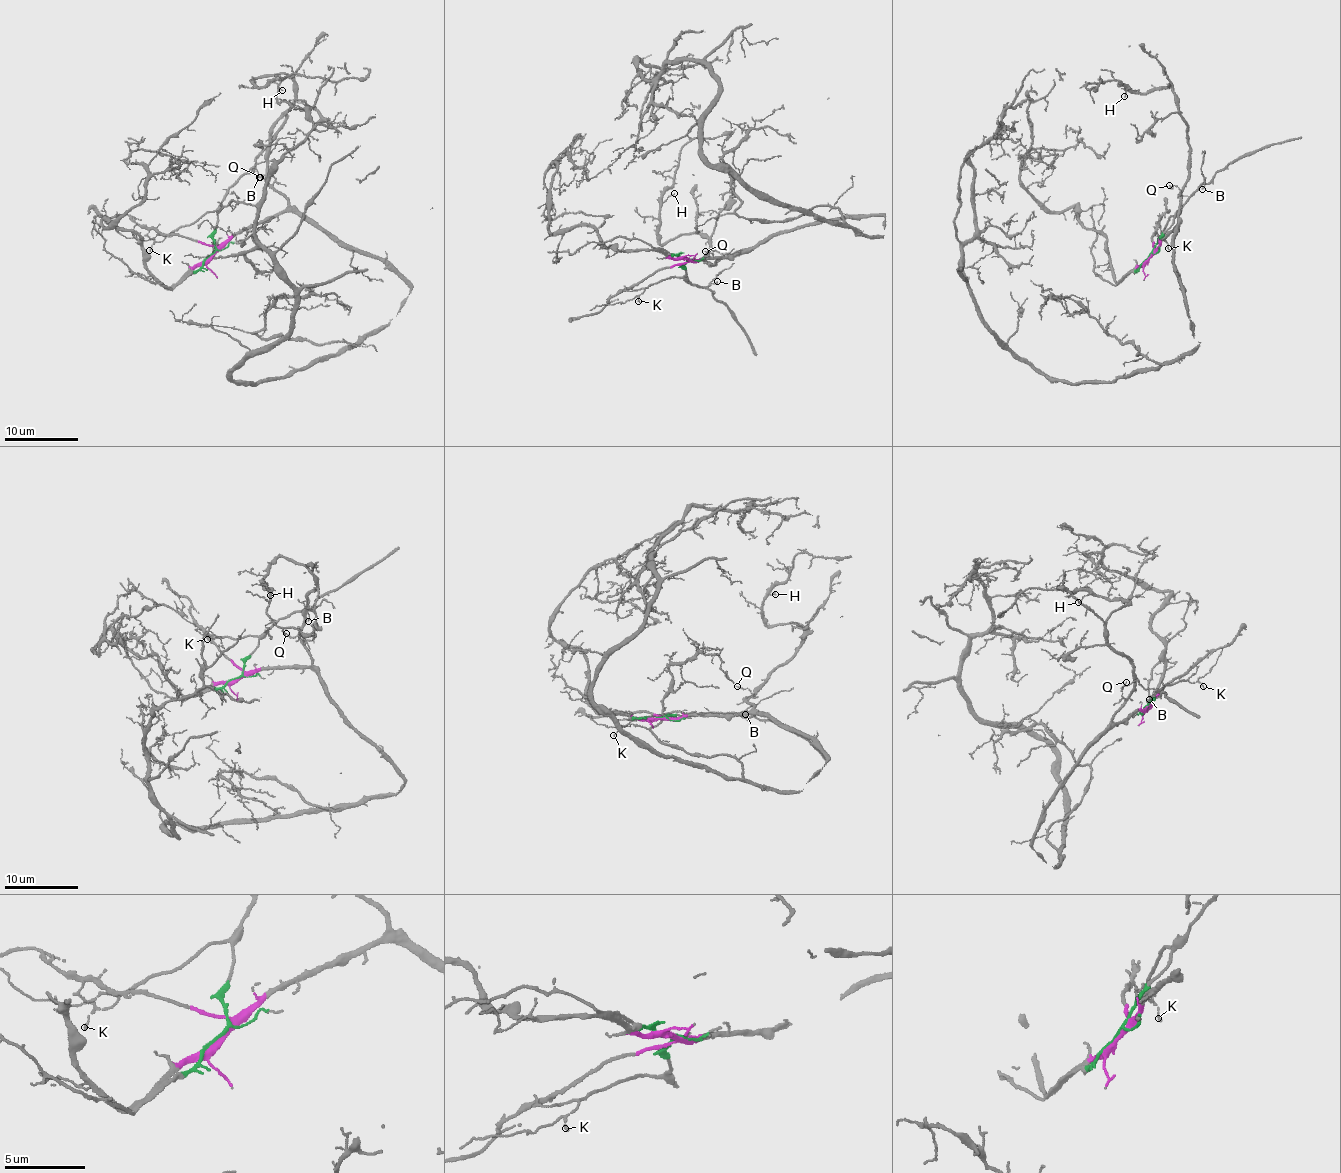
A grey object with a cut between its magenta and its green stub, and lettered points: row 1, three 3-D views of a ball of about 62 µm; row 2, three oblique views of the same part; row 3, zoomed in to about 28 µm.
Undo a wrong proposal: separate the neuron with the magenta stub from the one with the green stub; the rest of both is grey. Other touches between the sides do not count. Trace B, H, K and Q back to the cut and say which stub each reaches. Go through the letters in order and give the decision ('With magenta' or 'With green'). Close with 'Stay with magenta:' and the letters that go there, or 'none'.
B: With green
H: With magenta
K: With green
Q: With magenta
Stay with magenta: H, Q

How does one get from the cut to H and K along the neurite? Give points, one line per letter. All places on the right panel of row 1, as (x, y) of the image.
H: (1148, 256), (1180, 224), (1178, 212), (1189, 171), (1187, 123), (1171, 83), (1133, 92), (1128, 88), (1124, 96)
K: (1148, 256), (1175, 216), (1168, 217), (1162, 231), (1168, 249)

